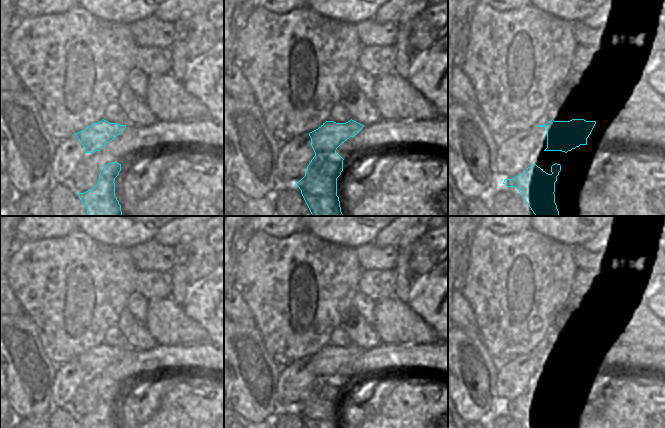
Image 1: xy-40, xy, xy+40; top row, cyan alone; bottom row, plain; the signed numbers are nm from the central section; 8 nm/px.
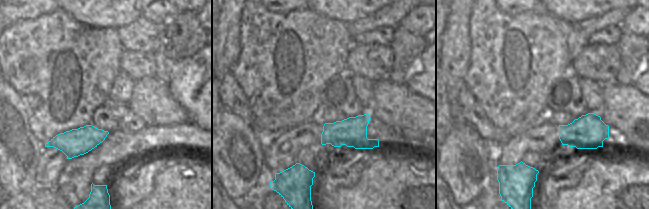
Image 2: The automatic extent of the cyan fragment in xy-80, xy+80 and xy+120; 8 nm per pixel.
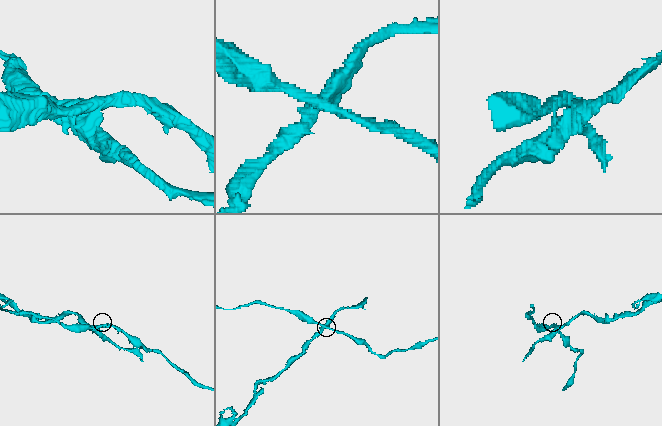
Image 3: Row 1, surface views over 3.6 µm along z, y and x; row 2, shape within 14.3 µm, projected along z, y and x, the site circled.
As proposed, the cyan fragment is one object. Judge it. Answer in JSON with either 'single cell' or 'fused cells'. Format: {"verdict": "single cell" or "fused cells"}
{"verdict": "fused cells"}

